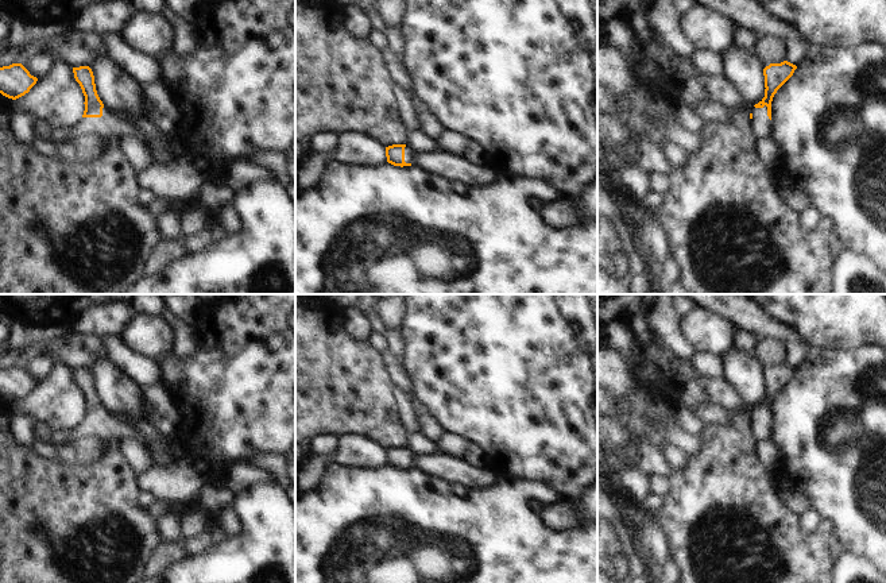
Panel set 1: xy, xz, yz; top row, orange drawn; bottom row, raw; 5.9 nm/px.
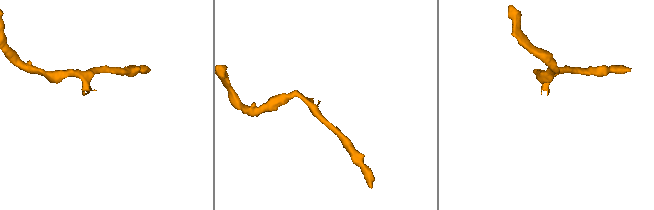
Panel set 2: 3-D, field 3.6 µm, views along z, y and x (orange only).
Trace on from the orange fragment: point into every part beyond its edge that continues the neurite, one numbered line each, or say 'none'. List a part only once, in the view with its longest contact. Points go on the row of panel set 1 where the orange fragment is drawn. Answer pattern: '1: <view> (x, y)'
1: xy (107, 126)

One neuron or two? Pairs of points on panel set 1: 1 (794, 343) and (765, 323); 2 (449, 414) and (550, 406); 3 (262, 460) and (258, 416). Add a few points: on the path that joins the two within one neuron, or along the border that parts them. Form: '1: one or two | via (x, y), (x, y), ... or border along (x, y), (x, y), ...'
1: one | via (788, 336), (772, 329)
2: one | via (475, 406), (525, 406)
3: two | border along (281, 454), (255, 454), (247, 462)

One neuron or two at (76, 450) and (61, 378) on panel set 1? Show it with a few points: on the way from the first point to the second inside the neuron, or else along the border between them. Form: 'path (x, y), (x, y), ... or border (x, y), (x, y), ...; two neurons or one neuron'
path (54, 446), (51, 435), (58, 417), (58, 400); one neuron

